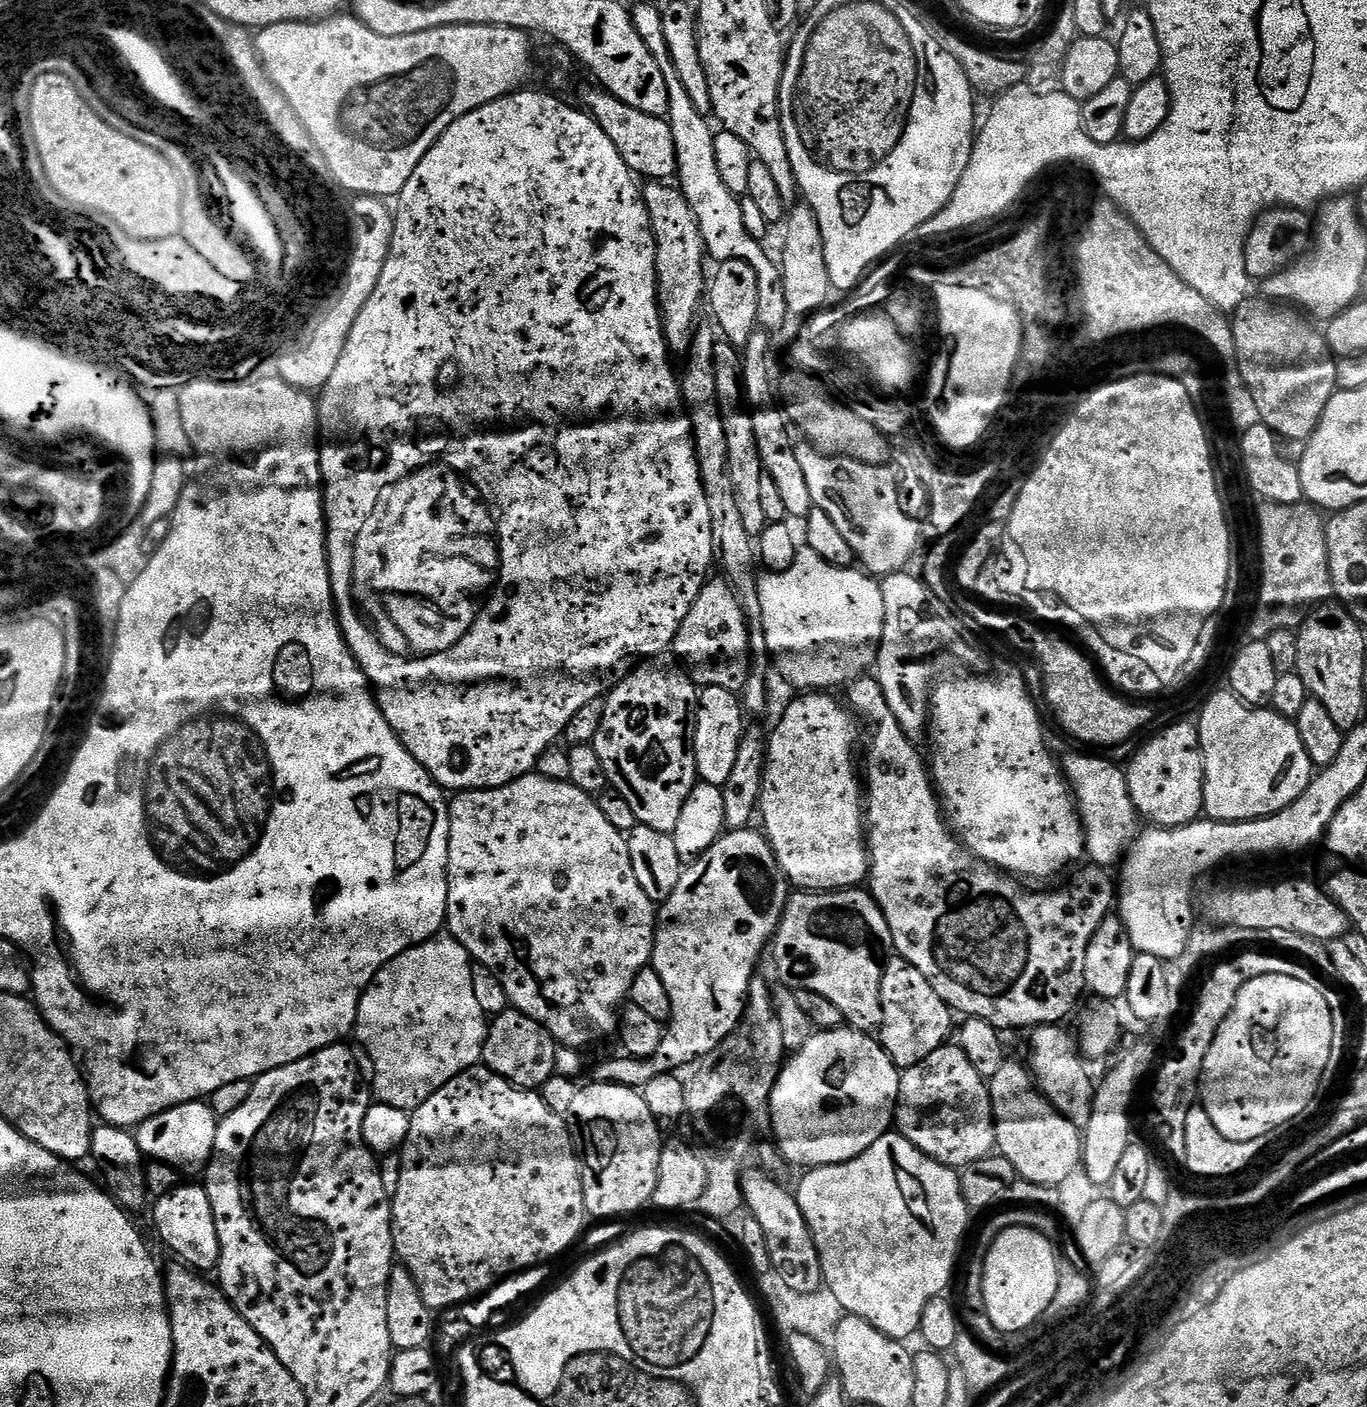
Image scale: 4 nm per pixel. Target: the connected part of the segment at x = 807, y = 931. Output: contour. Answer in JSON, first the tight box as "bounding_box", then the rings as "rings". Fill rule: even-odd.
{"bounding_box":[770,890,892,1033],"rings":[[[859,890],[836,891],[836,892],[806,892],[793,891],[788,897],[788,905],[784,907],[784,917],[780,920],[780,927],[776,930],[776,935],[770,944],[770,956],[776,959],[776,972],[780,975],[780,980],[788,988],[805,988],[808,992],[813,992],[816,996],[821,996],[828,1004],[833,1004],[842,1015],[845,1016],[847,1023],[855,1028],[857,1032],[875,1033],[882,1022],[882,1002],[880,1001],[880,987],[884,977],[885,965],[880,964],[880,956],[876,953],[876,948],[883,944],[887,945],[892,939],[892,932],[888,929],[886,918],[882,910],[872,899],[867,891],[858,892]]]}

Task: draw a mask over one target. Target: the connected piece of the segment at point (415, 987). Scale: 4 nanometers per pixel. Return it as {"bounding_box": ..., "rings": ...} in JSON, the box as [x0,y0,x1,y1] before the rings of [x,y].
{"bounding_box":[354,934,490,1110],"rings":[[[437,934],[424,944],[415,944],[414,947],[407,948],[398,958],[394,958],[384,968],[379,968],[376,971],[375,978],[372,979],[372,983],[368,985],[364,995],[360,998],[360,1005],[356,1011],[354,1036],[360,1039],[359,1047],[366,1053],[366,1060],[370,1065],[370,1080],[374,1085],[374,1096],[379,1103],[415,1110],[419,1104],[426,1102],[426,1098],[430,1098],[432,1092],[441,1088],[446,1082],[450,1082],[458,1073],[465,1072],[467,1068],[477,1067],[481,1063],[484,1055],[484,1043],[488,1041],[490,1035],[490,1027],[488,1028],[490,1020],[482,1010],[482,1006],[478,1006],[478,998],[474,995],[473,963],[472,957],[464,949],[462,942],[458,942],[450,934]]]}

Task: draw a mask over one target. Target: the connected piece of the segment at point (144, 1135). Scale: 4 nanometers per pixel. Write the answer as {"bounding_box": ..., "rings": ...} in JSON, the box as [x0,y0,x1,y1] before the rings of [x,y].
{"bounding_box":[134,1100,218,1165],"rings":[[[192,1100],[188,1104],[179,1104],[173,1108],[167,1108],[164,1112],[159,1112],[150,1117],[146,1122],[142,1122],[135,1129],[134,1135],[140,1151],[145,1157],[161,1160],[164,1164],[201,1164],[207,1165],[211,1161],[216,1151],[216,1126],[218,1115],[208,1102]]]}

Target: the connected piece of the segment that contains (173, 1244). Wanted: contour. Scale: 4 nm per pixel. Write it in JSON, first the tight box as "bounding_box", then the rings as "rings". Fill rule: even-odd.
{"bounding_box":[151,1183,220,1270],"rings":[[[203,1183],[184,1184],[173,1192],[168,1192],[151,1209],[156,1219],[156,1232],[160,1240],[176,1256],[181,1256],[183,1263],[193,1270],[200,1268],[215,1269],[220,1263],[220,1239],[214,1222],[214,1210],[206,1194]]]}

